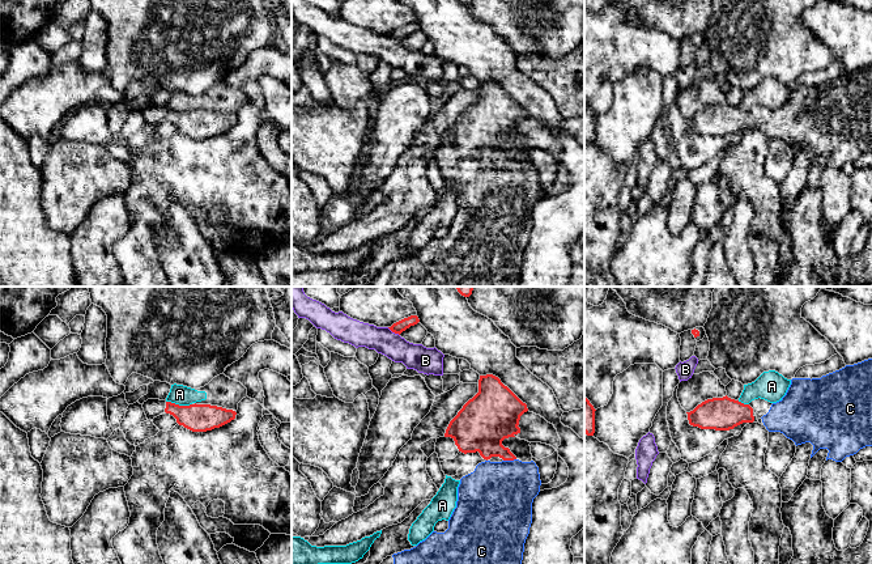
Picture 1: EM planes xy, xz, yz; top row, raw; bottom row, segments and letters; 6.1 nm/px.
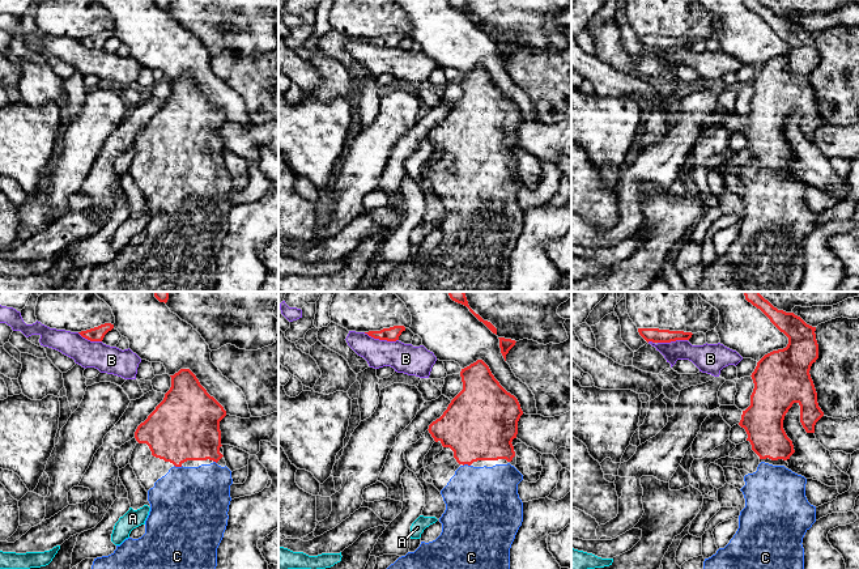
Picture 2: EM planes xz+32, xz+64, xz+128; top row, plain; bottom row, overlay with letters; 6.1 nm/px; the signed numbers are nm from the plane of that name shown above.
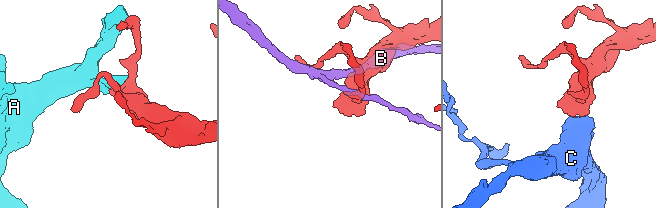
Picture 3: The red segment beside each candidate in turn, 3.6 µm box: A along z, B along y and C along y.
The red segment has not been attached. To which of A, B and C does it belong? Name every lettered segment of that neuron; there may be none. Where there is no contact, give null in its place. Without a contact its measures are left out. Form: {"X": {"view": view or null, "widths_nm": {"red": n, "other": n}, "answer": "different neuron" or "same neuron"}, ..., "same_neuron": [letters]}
{"A": {"view": "xy", "widths_nm": {"red": 180, "other": 120}, "answer": "different neuron"}, "B": {"view": "xz", "widths_nm": {"red": 70, "other": 160}, "answer": "different neuron"}, "C": {"view": "xz", "widths_nm": {"red": 280, "other": 440}, "answer": "same neuron"}, "same_neuron": ["C"]}

